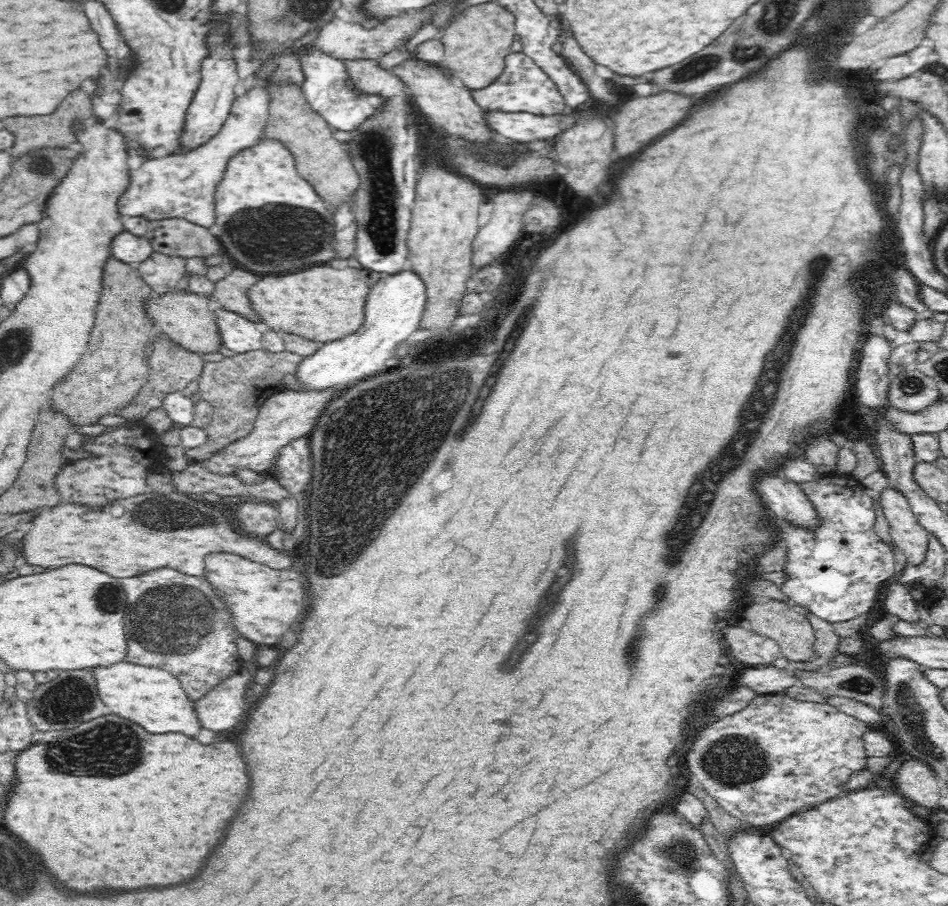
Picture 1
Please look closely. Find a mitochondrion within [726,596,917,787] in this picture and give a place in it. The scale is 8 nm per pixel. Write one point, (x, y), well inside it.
(865, 684)

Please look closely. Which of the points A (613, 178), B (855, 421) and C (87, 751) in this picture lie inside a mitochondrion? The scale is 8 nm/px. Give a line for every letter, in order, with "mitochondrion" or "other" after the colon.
A: other
B: other
C: mitochondrion

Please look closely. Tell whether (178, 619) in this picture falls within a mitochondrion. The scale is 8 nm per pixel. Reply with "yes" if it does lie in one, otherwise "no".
yes

